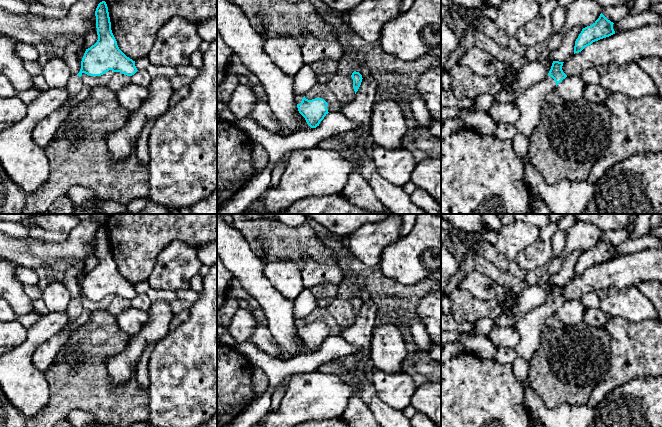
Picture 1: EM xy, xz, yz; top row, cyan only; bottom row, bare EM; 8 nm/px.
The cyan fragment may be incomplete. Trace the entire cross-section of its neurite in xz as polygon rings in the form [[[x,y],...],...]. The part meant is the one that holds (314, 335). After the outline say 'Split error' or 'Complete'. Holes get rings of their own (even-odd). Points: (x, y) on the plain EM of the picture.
[[[295,318],[295,327],[299,337],[311,352],[319,350],[320,346],[329,337],[327,333],[328,327],[322,322],[308,324],[303,319]]]. Split error

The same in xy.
[[[105,225],[98,228],[95,240],[98,264],[86,273],[81,285],[80,296],[72,298],[66,309],[67,327],[73,327],[82,314],[81,300],[83,297],[90,300],[101,300],[112,294],[113,296],[132,300],[138,295],[135,285],[127,281],[117,269],[111,254],[108,231]]]. Split error

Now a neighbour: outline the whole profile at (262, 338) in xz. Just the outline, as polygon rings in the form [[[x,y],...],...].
[[[256,321],[254,331],[250,339],[251,342],[263,352],[267,353],[271,357],[282,360],[280,349],[267,326],[263,326],[261,323]]]

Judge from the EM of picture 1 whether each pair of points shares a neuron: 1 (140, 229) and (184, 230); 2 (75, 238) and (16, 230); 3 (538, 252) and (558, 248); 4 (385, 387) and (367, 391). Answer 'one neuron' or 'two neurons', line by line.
1: one neuron
2: two neurons
3: two neurons
4: two neurons

